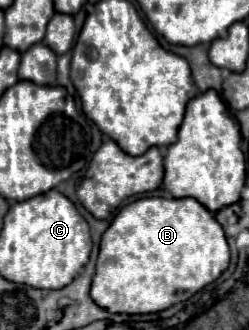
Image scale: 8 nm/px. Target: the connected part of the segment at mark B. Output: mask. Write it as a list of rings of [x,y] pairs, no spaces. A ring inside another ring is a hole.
[[[140,198],[118,212],[102,234],[92,300],[112,314],[152,314],[192,298],[230,262],[222,226],[194,198]]]

